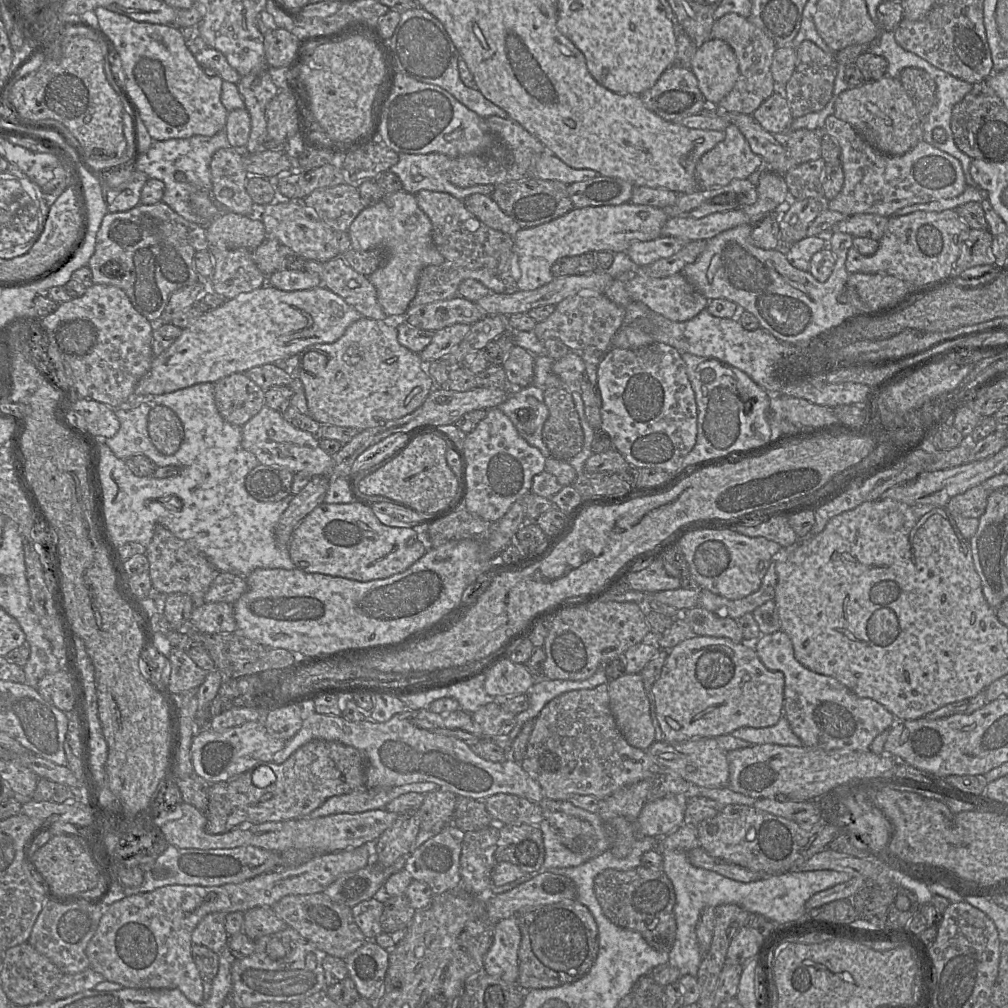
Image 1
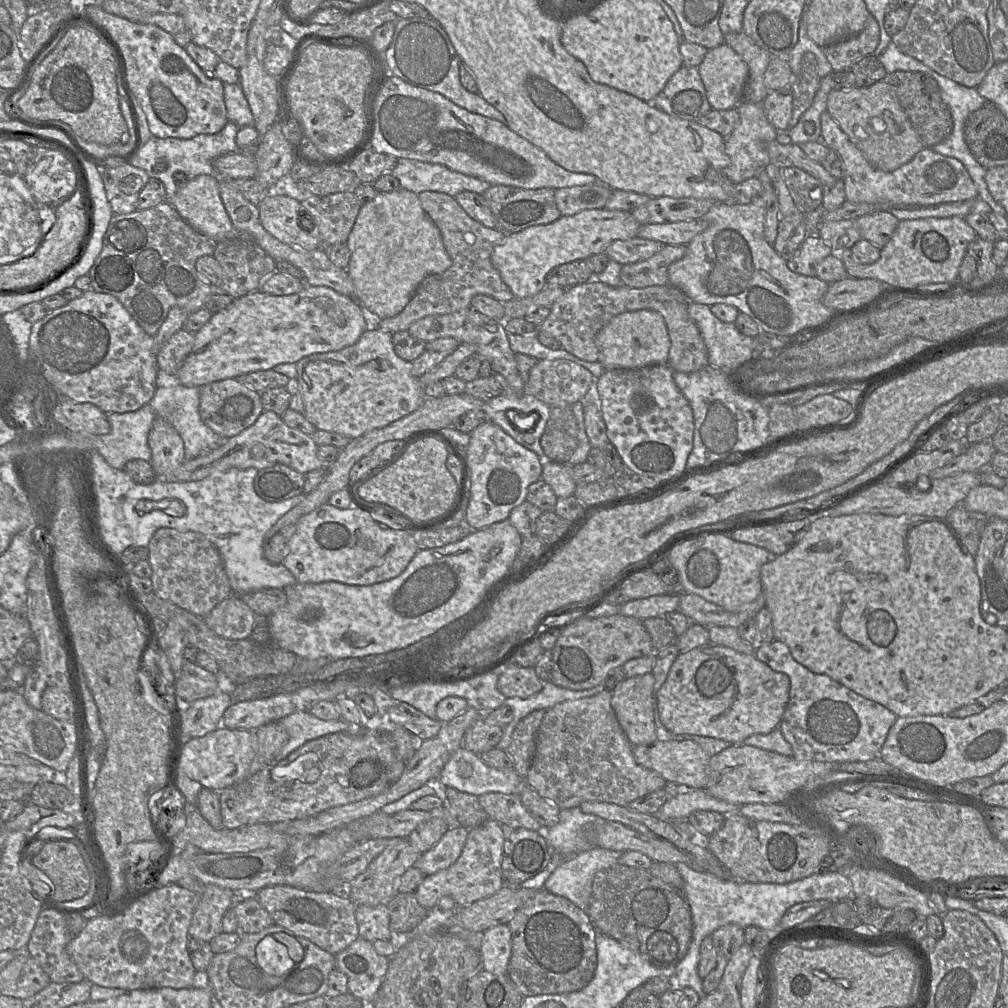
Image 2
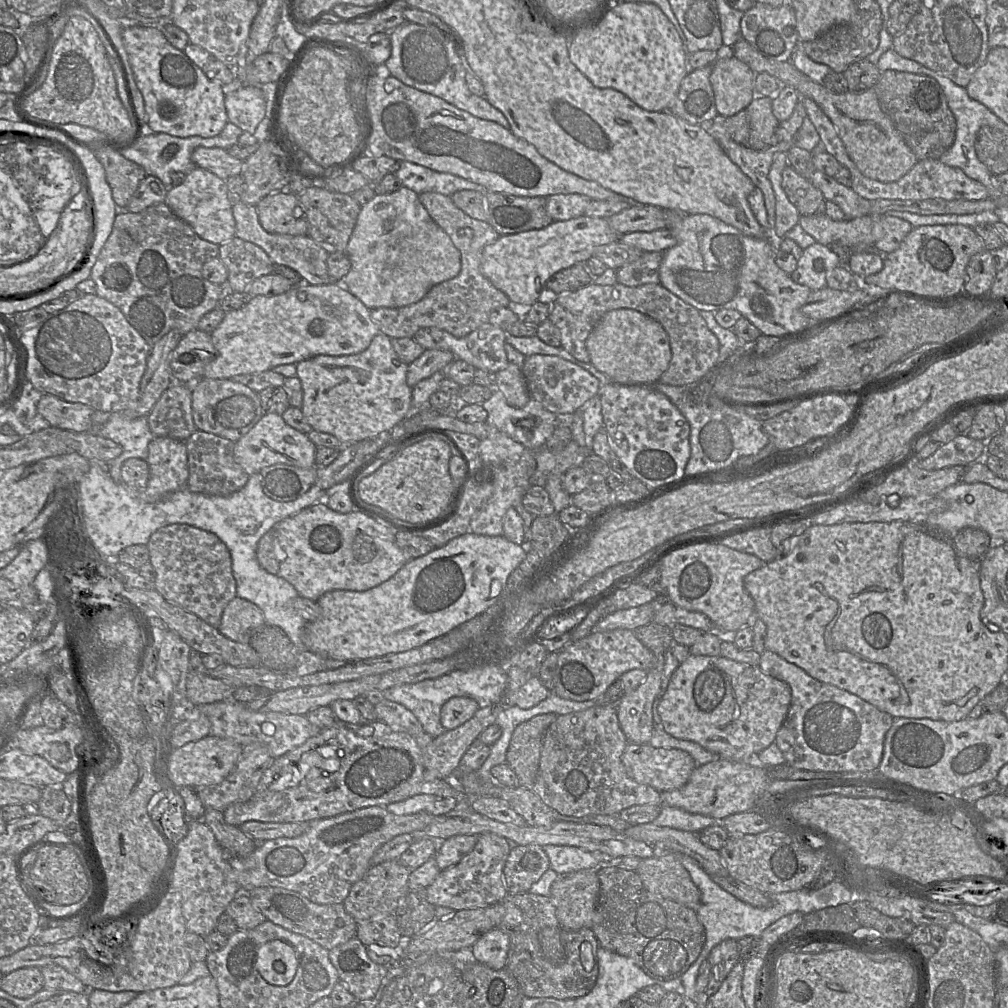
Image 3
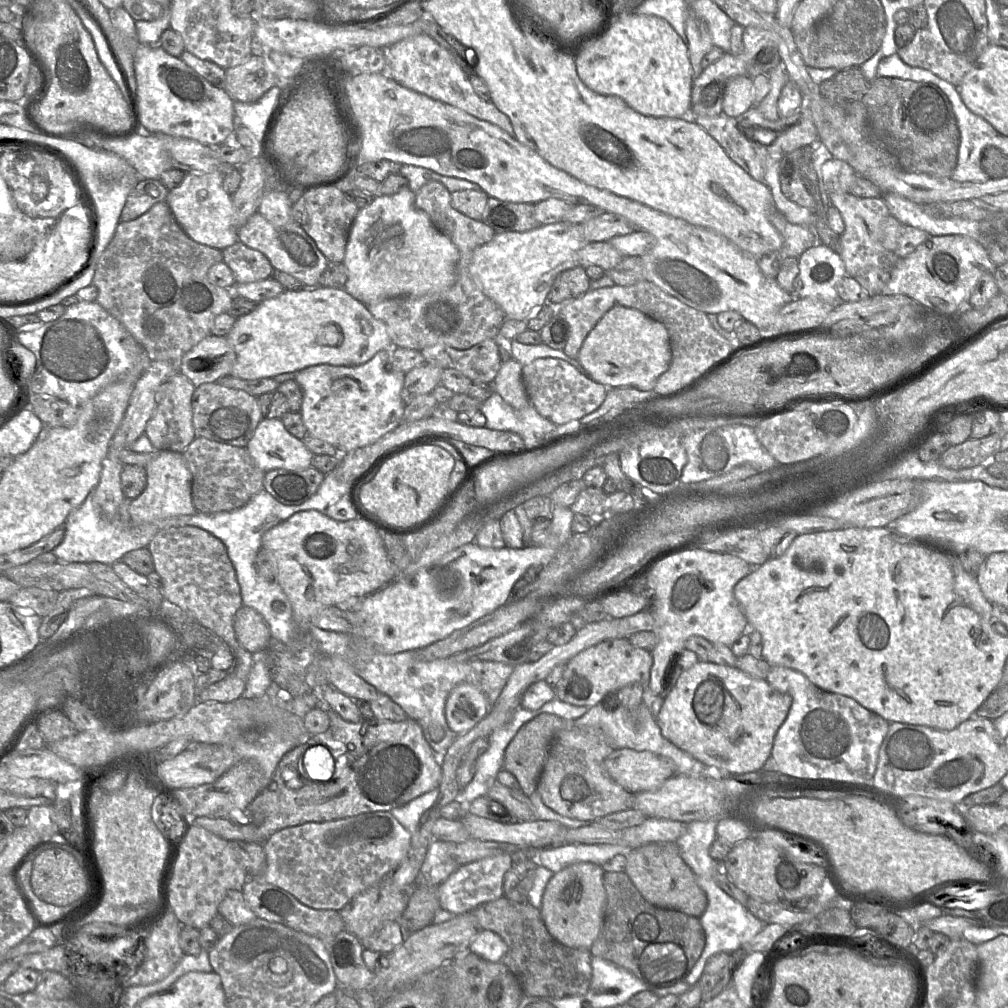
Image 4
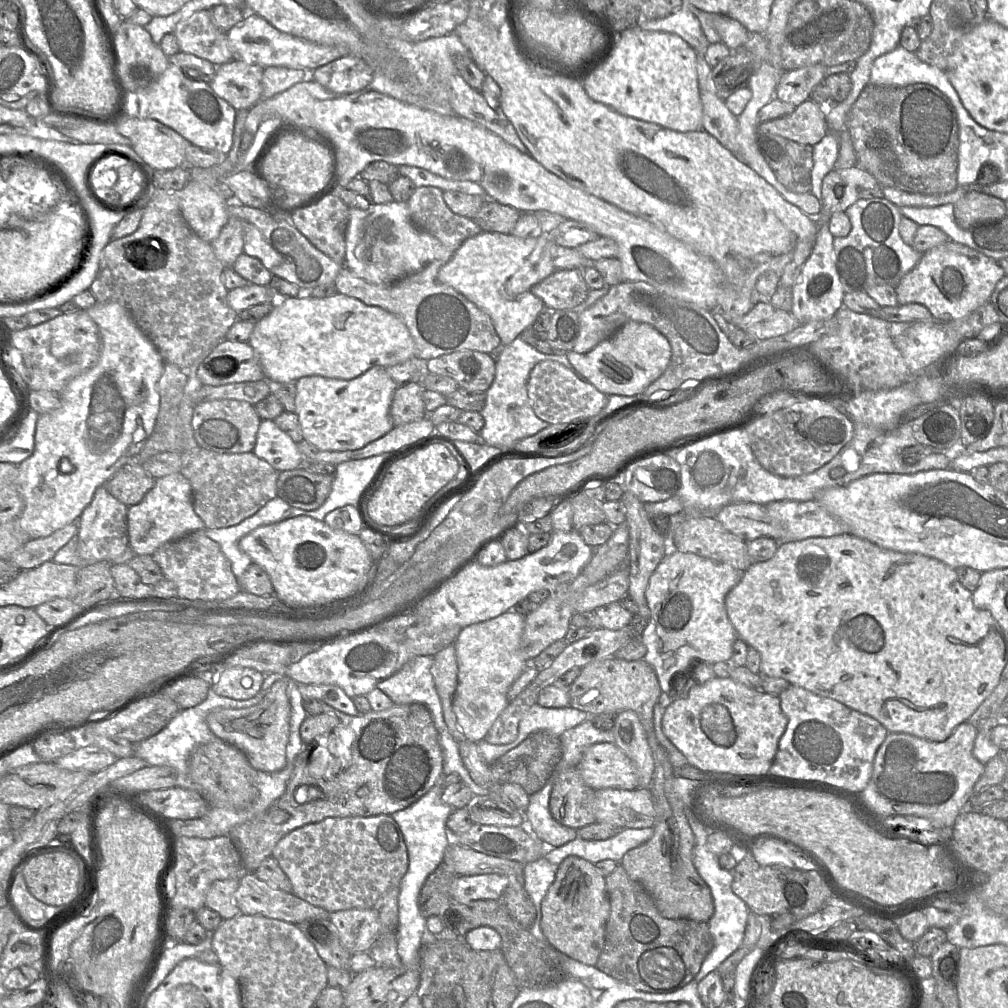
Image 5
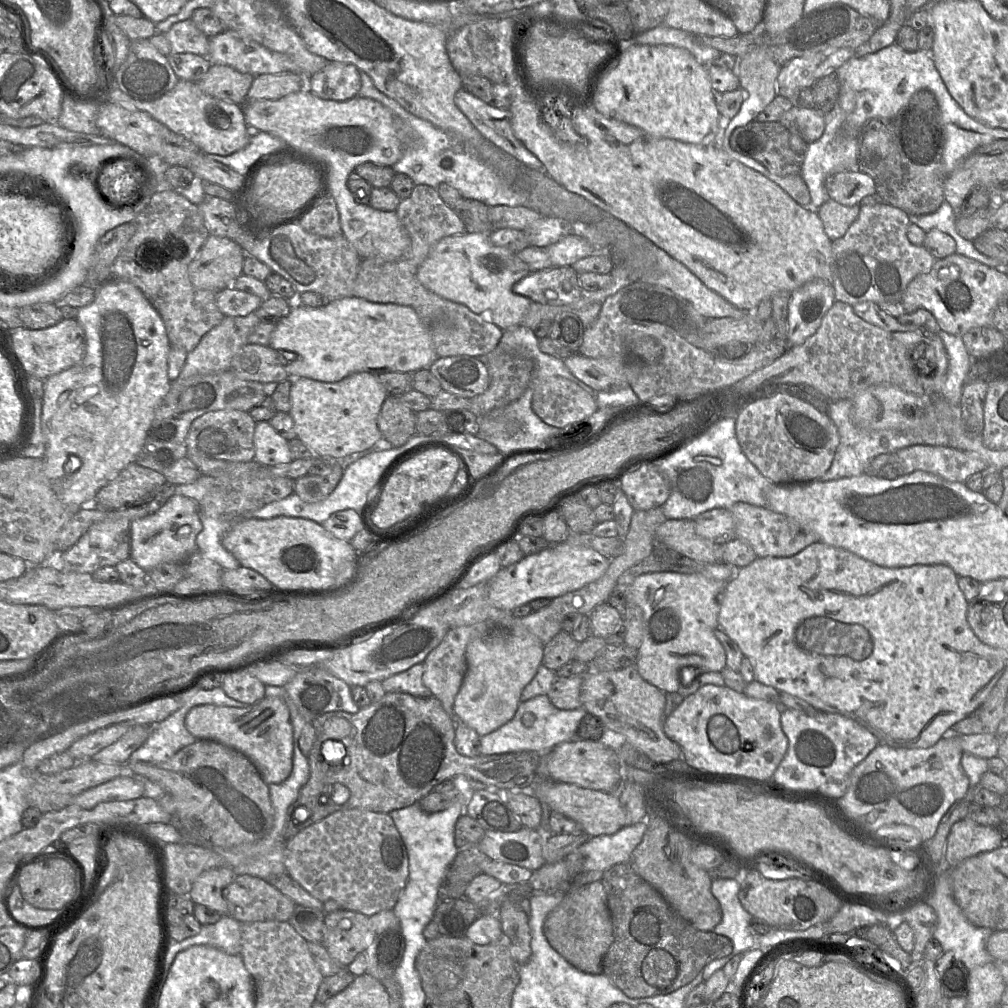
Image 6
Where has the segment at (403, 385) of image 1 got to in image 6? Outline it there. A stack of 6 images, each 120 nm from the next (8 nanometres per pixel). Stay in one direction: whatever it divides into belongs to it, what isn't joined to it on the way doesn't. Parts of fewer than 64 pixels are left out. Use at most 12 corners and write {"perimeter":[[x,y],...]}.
{"perimeter":[[377,375],[290,379],[297,438],[317,457],[378,449]]}

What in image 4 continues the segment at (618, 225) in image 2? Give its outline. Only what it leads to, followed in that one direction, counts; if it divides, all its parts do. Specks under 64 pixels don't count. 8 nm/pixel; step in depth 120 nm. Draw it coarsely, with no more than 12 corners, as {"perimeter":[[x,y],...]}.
{"perimeter":[[583,225],[497,233],[469,271],[505,318],[547,303],[579,265]]}

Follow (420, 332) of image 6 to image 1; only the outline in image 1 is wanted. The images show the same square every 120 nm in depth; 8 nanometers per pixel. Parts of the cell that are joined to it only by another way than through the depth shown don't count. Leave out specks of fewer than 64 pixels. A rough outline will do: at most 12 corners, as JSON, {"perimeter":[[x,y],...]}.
{"perimeter":[[268,284],[203,313],[138,381],[146,399],[333,343],[361,315]]}

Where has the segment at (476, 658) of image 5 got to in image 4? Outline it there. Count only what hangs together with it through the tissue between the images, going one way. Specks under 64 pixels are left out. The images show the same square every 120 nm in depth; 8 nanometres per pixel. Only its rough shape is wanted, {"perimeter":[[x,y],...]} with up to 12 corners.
{"perimeter":[[461,683],[448,695],[445,717],[464,735],[490,711],[485,694]]}

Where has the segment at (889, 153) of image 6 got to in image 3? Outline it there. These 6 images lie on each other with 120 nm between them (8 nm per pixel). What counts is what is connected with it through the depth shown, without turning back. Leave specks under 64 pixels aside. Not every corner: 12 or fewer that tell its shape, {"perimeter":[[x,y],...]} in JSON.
{"perimeter":[[888,70],[874,89],[918,161],[952,147],[956,120],[934,78]]}

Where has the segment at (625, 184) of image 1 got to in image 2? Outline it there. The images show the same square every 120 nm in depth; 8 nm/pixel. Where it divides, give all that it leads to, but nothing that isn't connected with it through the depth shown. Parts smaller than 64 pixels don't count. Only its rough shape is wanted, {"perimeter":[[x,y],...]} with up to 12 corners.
{"perimeter":[[597,180],[555,190],[562,216],[603,209],[613,189]]}

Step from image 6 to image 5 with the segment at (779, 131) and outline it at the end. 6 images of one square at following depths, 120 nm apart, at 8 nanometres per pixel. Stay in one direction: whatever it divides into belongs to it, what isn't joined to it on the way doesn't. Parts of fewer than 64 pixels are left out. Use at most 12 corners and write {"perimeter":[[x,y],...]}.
{"perimeter":[[758,130],[777,180],[811,192],[813,146]]}

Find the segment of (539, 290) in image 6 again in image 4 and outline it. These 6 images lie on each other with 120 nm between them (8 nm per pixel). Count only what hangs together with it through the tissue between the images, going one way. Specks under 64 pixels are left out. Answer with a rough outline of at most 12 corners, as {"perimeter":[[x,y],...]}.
{"perimeter":[[586,268],[557,275],[547,302],[560,305],[590,290]]}

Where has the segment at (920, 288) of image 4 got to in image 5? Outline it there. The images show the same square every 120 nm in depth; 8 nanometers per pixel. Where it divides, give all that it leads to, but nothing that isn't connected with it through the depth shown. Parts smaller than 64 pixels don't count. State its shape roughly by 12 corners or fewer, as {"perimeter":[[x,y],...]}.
{"perimeter":[[947,241],[895,288],[938,322],[988,303],[997,261]]}

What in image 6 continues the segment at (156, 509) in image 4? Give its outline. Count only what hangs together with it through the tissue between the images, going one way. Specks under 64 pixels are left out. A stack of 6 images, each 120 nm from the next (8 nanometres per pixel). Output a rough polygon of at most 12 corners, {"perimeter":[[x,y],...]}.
{"perimeter":[[174,494],[130,523],[145,572],[197,551],[198,504]]}

